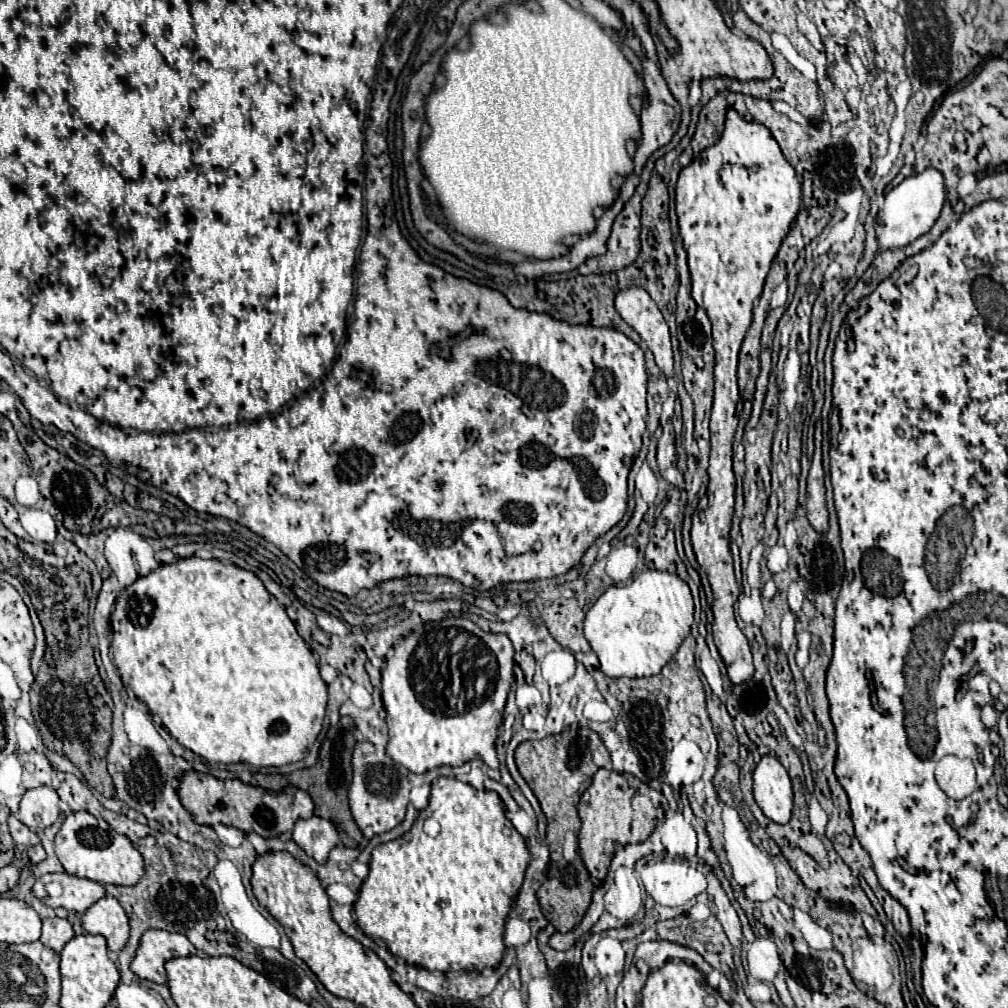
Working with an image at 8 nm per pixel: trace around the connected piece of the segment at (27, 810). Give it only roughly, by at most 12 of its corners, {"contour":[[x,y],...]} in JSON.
{"contour":[[54,788],[26,790],[18,820],[40,832],[58,820]]}

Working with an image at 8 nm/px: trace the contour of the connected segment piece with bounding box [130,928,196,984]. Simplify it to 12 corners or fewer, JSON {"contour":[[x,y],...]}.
{"contour":[[146,930],[130,970],[166,984],[164,962],[196,954],[184,934]]}

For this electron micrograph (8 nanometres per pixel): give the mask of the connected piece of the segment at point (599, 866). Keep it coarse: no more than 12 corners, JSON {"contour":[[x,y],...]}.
{"contour":[[600,768],[580,796],[580,858],[604,880],[618,846],[669,808],[636,776]]}

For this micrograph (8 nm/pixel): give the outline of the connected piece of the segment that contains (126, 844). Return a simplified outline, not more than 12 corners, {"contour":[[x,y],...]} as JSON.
{"contour":[[90,812],[56,834],[68,874],[132,886],[144,860],[126,836]]}

